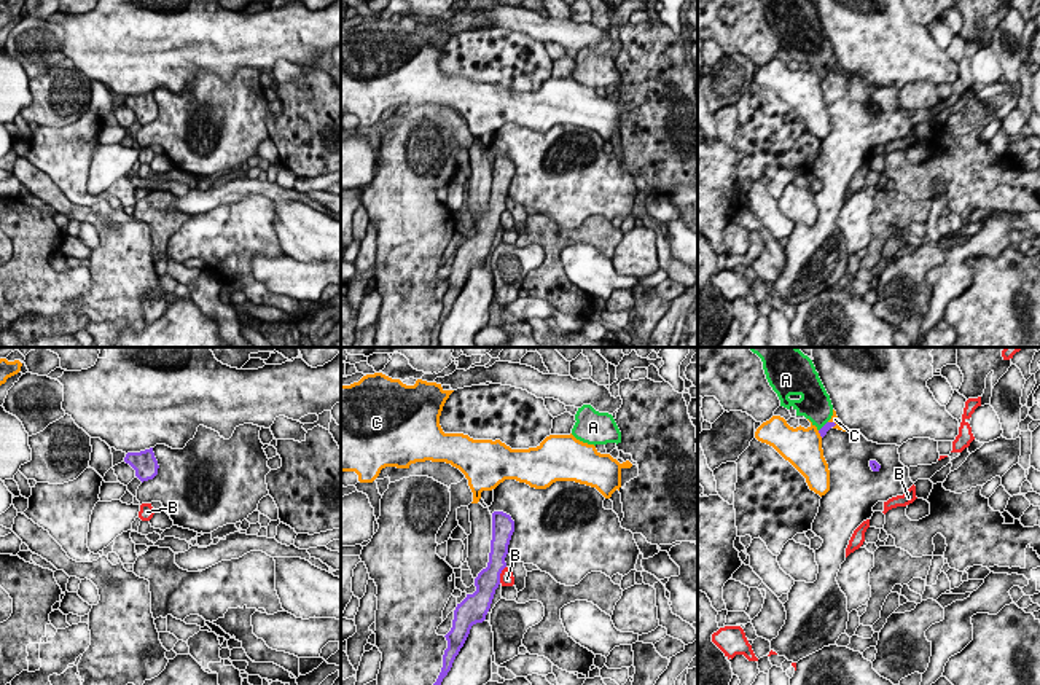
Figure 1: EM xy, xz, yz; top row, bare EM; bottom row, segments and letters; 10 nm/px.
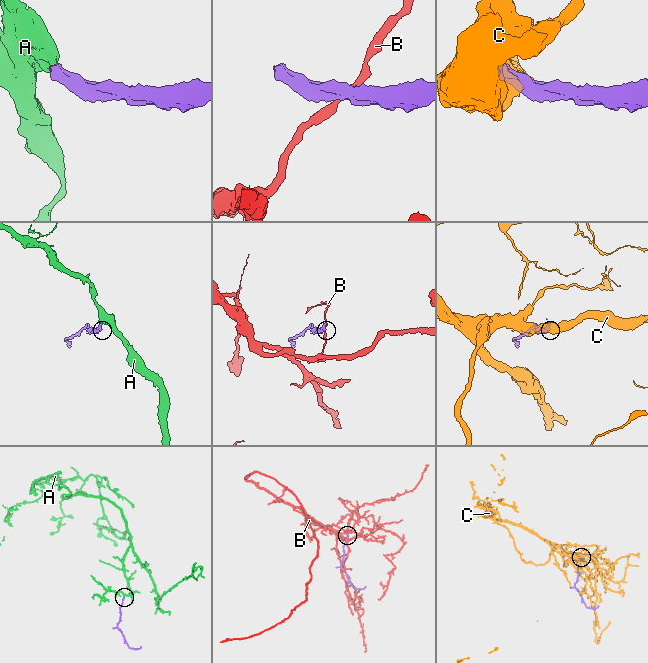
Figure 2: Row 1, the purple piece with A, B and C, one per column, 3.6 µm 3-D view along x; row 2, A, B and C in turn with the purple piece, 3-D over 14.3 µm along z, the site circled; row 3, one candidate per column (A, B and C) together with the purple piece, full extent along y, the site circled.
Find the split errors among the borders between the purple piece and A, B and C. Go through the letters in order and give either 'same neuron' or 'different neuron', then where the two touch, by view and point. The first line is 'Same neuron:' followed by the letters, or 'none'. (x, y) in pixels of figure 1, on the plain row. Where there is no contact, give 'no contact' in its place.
Same neuron: A
A: same neuron | yz (824, 69)
B: different neuron | xz (500, 215)
C: different neuron | yz (833, 66)

